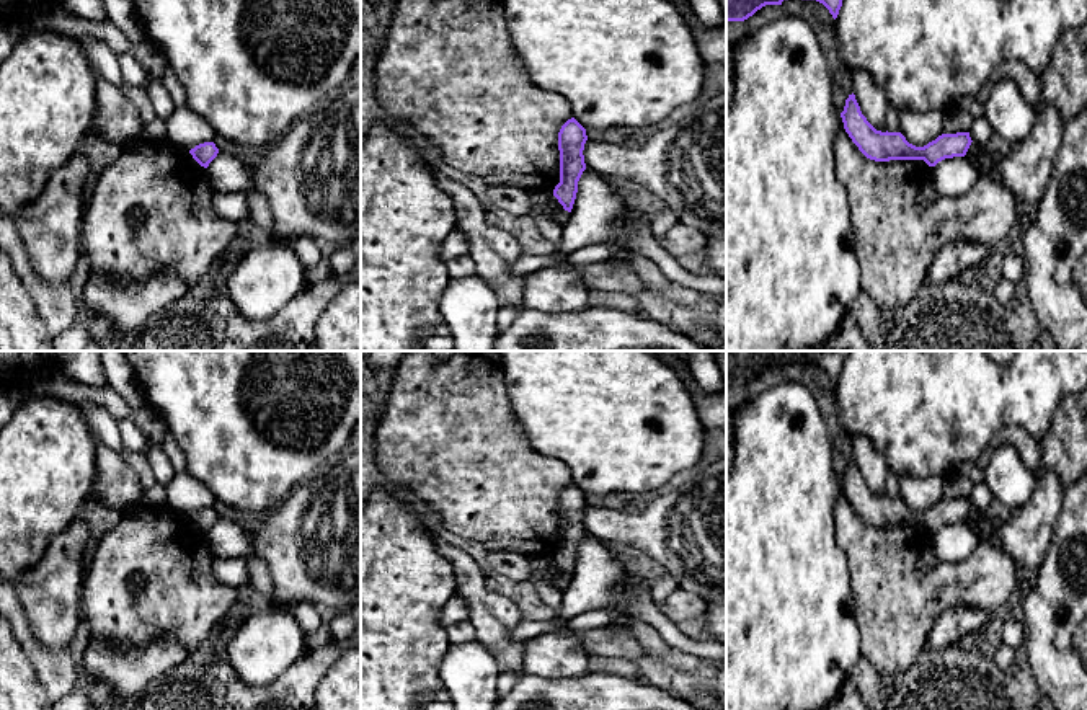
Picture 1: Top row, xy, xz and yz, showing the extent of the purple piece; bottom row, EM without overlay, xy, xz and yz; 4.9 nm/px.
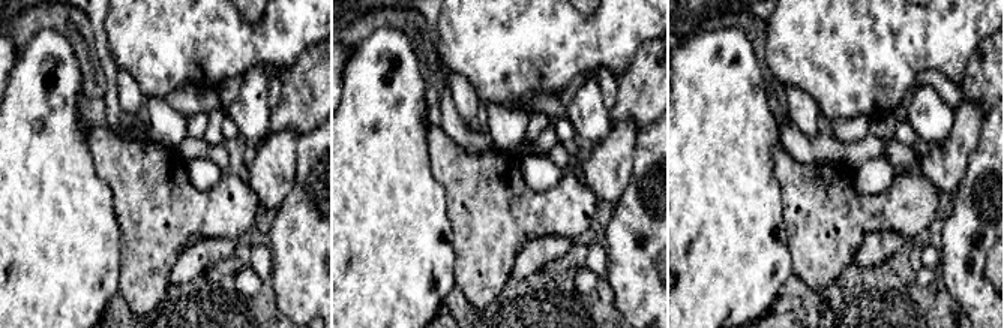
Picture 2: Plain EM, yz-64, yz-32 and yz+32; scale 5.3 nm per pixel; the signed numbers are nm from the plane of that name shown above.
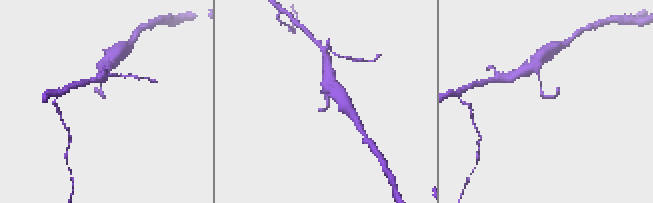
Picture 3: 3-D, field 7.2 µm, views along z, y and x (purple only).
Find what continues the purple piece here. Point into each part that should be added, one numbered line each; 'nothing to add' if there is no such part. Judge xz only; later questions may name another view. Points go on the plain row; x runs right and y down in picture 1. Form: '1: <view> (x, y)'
nothing to add

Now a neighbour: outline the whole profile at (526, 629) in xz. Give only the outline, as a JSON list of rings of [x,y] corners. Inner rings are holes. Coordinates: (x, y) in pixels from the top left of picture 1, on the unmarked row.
[[[558,617],[553,620],[527,620],[522,619],[519,625],[509,633],[511,640],[529,640],[532,637],[537,637],[540,633],[553,632],[565,627],[565,622]]]

